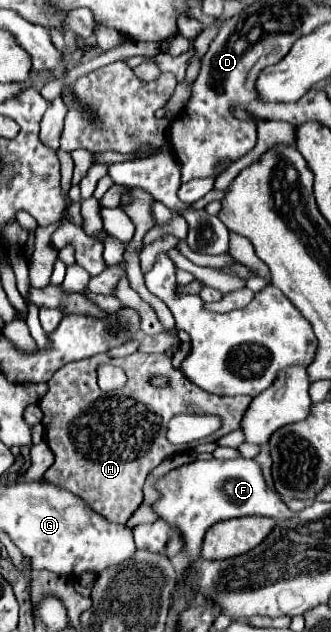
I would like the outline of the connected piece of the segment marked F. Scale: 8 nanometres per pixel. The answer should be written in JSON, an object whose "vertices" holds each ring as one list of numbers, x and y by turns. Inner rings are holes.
{"vertices":[[243,457,229,461,195,461,191,465,183,465,183,469,173,469,161,481,157,481,157,489,161,493,161,501,153,507,163,521,183,533,189,565,201,557,201,541,213,523,243,515,263,515,275,521,285,521,297,515,287,507,285,501,281,501,277,491,267,487,259,463]]}

